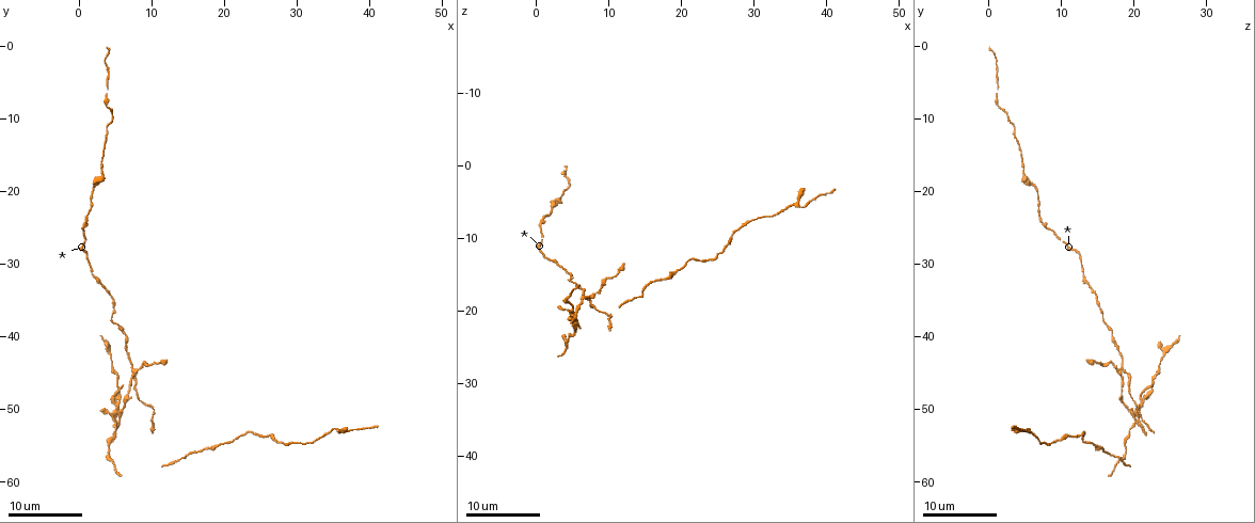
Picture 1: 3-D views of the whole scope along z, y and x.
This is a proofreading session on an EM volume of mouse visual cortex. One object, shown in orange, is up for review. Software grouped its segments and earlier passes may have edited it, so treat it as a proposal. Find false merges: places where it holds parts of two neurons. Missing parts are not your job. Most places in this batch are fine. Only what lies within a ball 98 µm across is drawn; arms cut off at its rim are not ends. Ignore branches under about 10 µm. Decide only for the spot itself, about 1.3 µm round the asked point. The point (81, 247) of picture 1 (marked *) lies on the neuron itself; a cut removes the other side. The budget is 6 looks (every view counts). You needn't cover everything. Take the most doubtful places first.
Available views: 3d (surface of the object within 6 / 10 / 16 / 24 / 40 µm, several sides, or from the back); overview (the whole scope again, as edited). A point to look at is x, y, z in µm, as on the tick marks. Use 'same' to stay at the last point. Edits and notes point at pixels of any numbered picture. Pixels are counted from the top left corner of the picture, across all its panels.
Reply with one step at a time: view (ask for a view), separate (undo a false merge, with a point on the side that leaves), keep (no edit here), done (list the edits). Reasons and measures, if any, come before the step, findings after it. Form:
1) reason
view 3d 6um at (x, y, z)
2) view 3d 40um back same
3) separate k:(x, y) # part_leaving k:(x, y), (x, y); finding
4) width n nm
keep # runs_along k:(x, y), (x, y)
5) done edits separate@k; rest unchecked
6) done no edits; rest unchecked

four-way junction
view 3d 10um at (7.5, 45.0, 18.0)

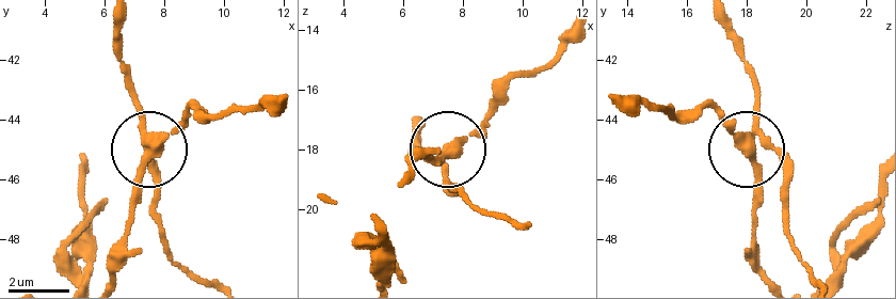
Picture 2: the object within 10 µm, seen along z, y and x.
from behind
view 3d 10um back at (7.6, 44.8, 18.3)

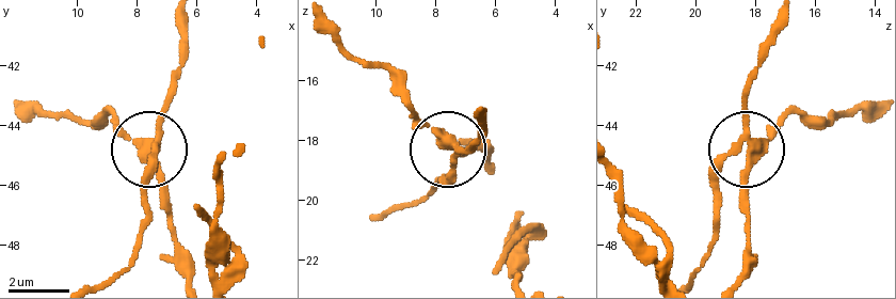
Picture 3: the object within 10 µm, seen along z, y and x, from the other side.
width 320 nm
separate 3:(122, 128) # part_leaving 3:(158, 137), (165, 218), (186, 279); a second neuron is stuck on

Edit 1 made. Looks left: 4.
view overview

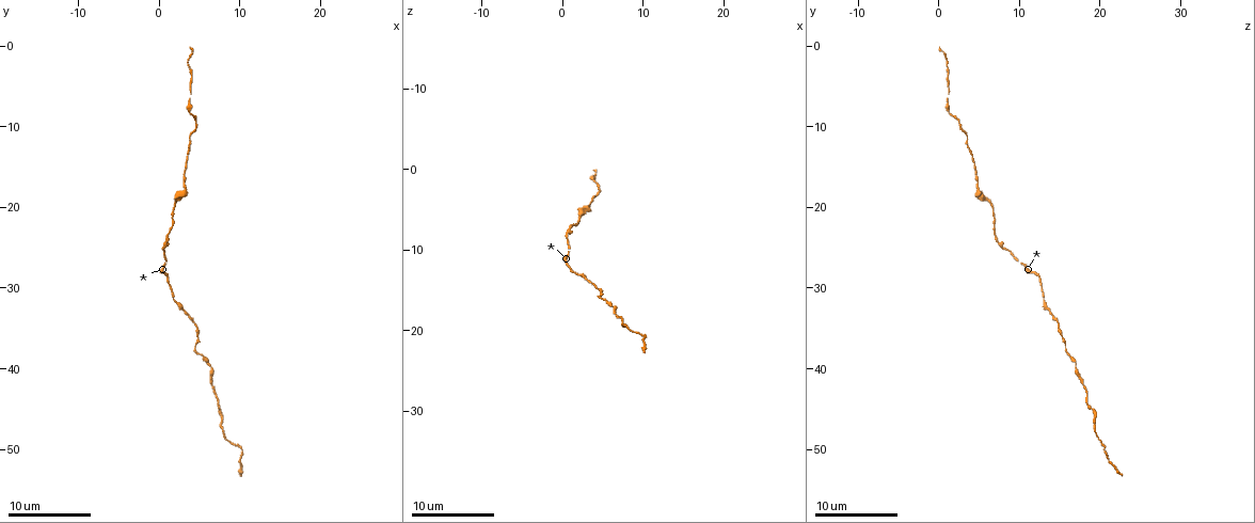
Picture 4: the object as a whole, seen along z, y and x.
sudden change in width
view 3d 10um at (3.4, 17.4, 4.8)

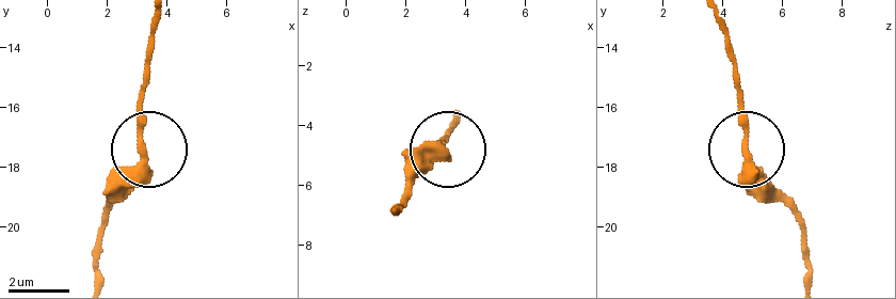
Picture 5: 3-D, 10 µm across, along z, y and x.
view 3d 10um back at (3.1, 17.2, 4.7)

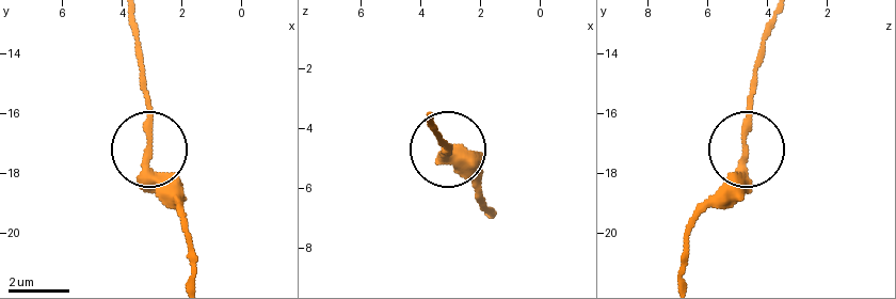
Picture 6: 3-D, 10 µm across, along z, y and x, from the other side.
width 240 nm
keep # runs_along 6:(681, 278), (698, 209), (744, 155), (741, 125), (756, 66); continuous, no second neuron

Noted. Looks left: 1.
thick turns thin
view 3d 16um at (1.0, 28.4, 12.2)

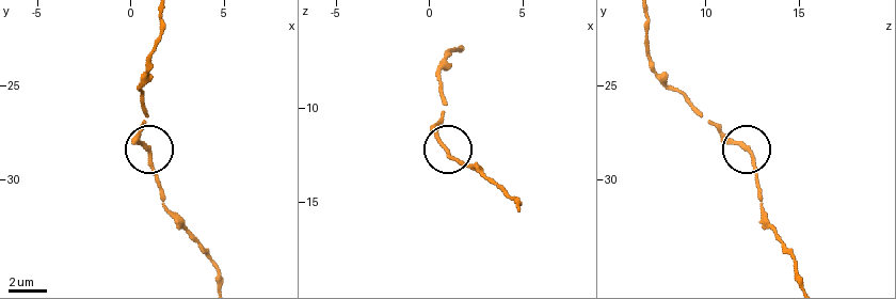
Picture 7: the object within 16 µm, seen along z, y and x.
width 210 nm
keep # runs_along 7:(725, 135), (750, 154), (762, 205); one neuron here

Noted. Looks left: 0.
done edits separate@3; rest unchecked

